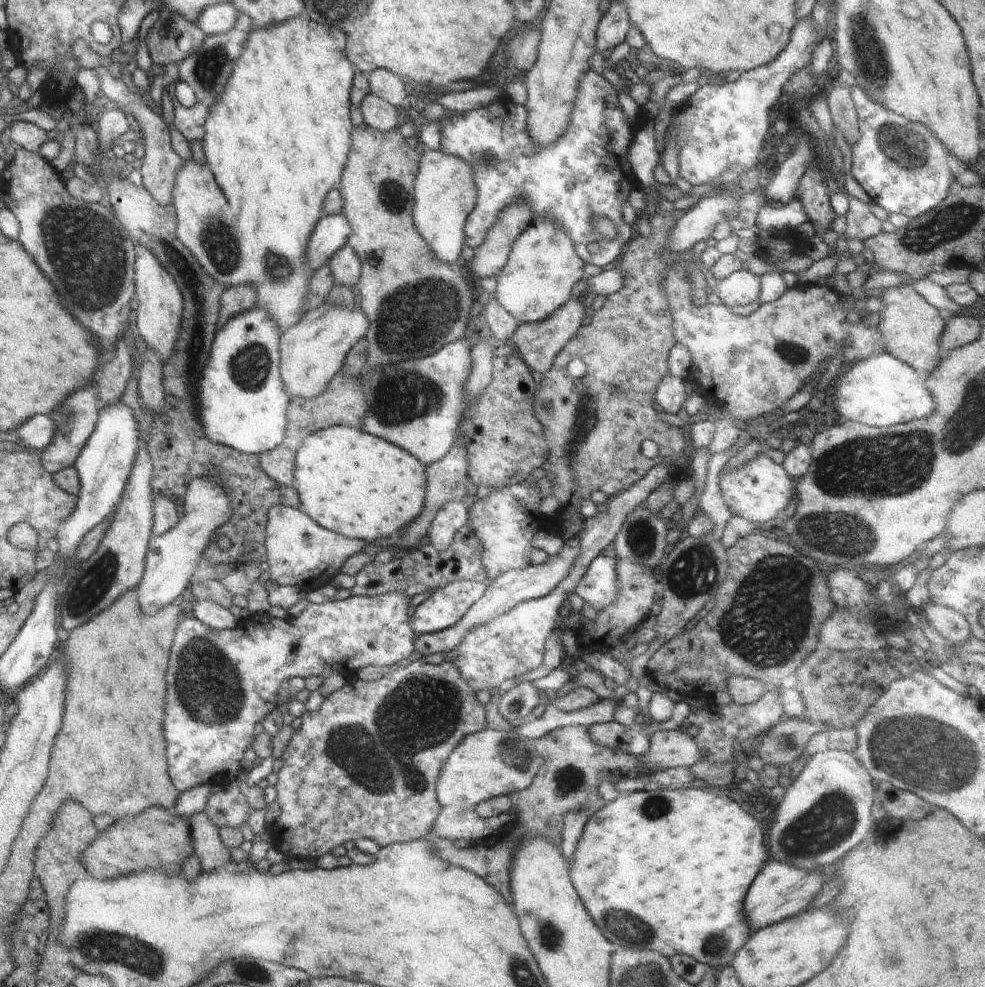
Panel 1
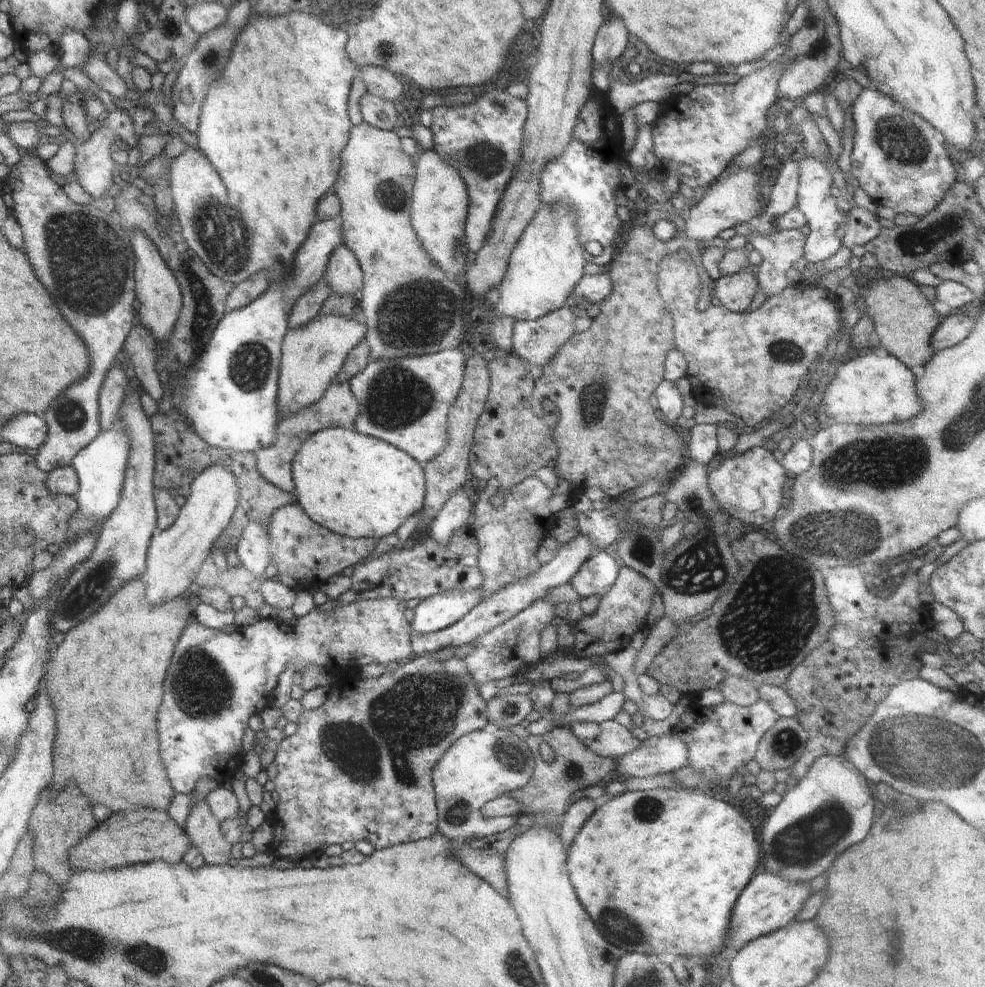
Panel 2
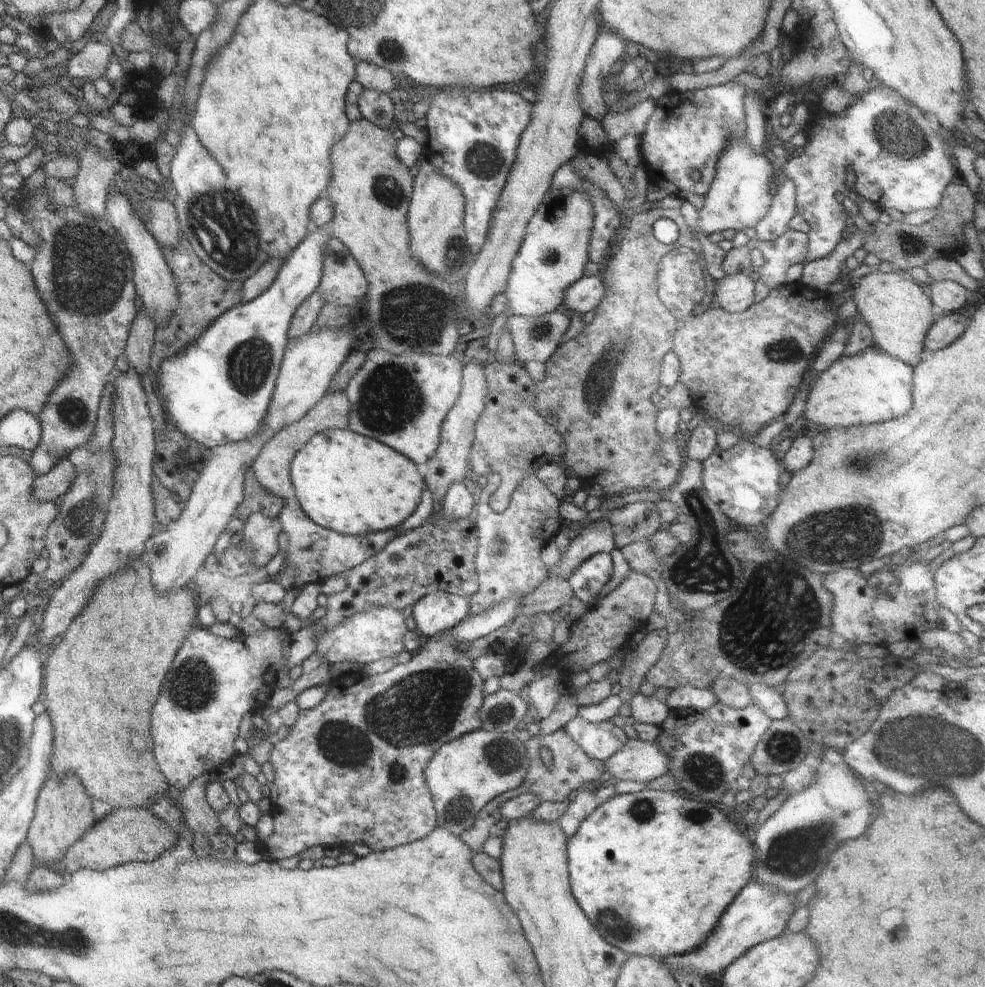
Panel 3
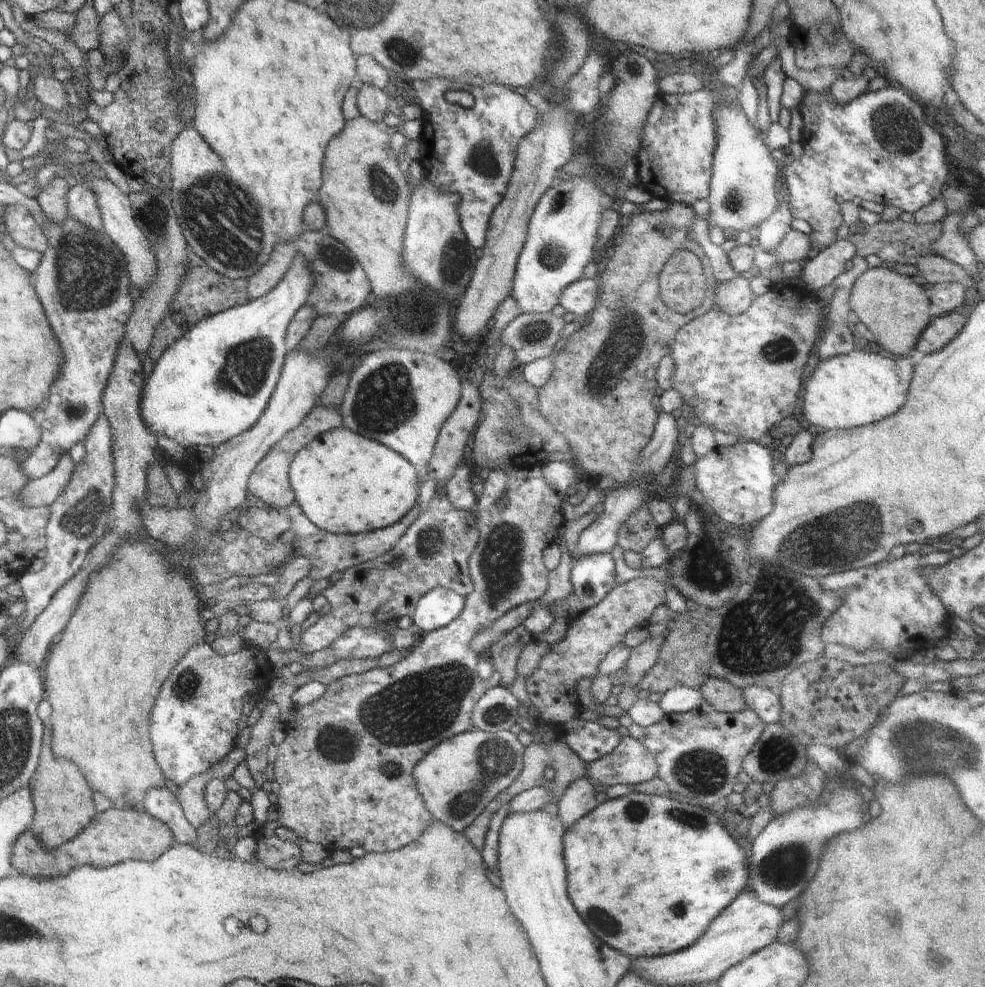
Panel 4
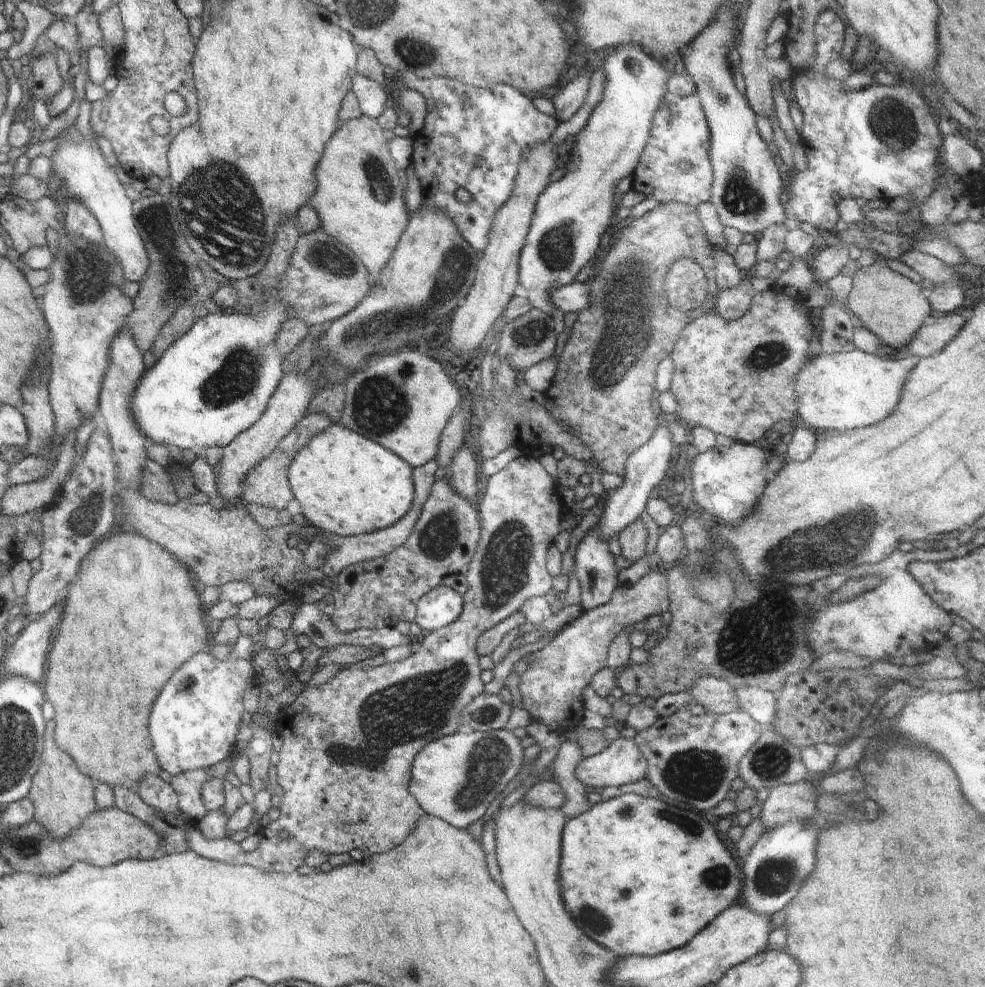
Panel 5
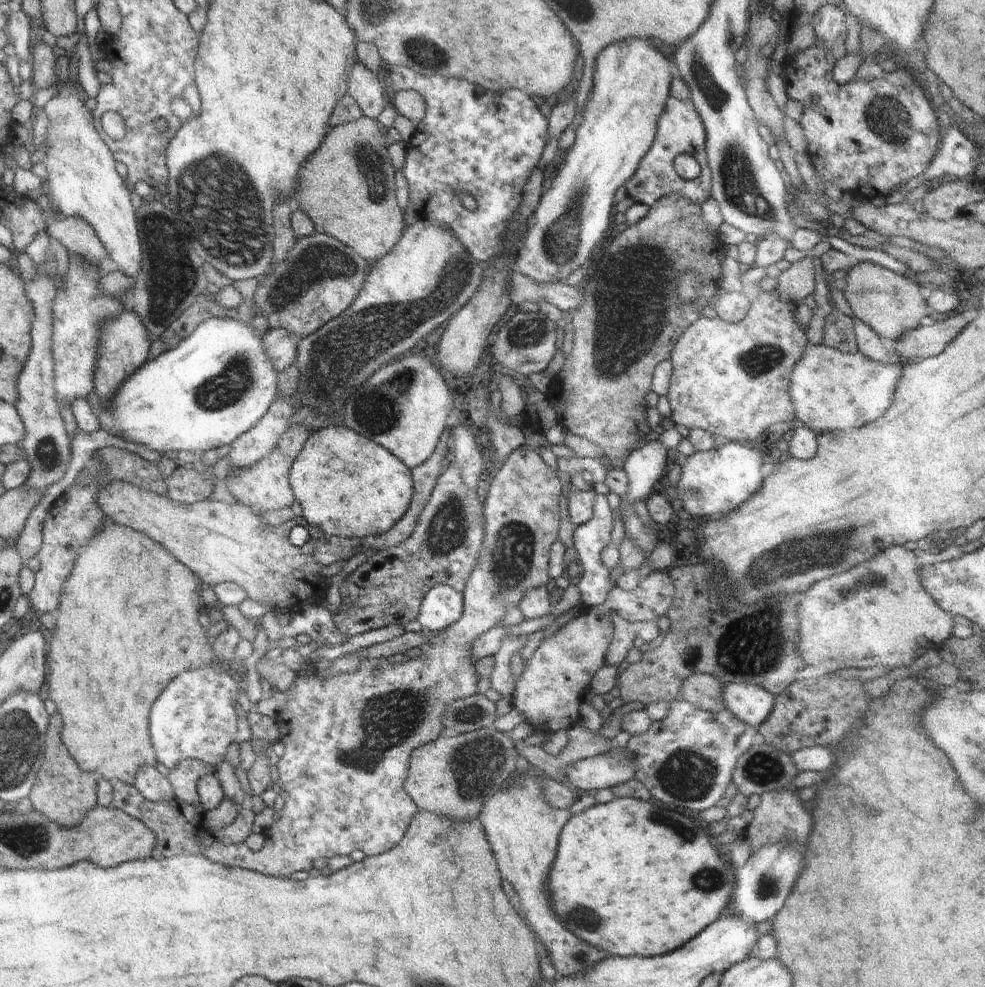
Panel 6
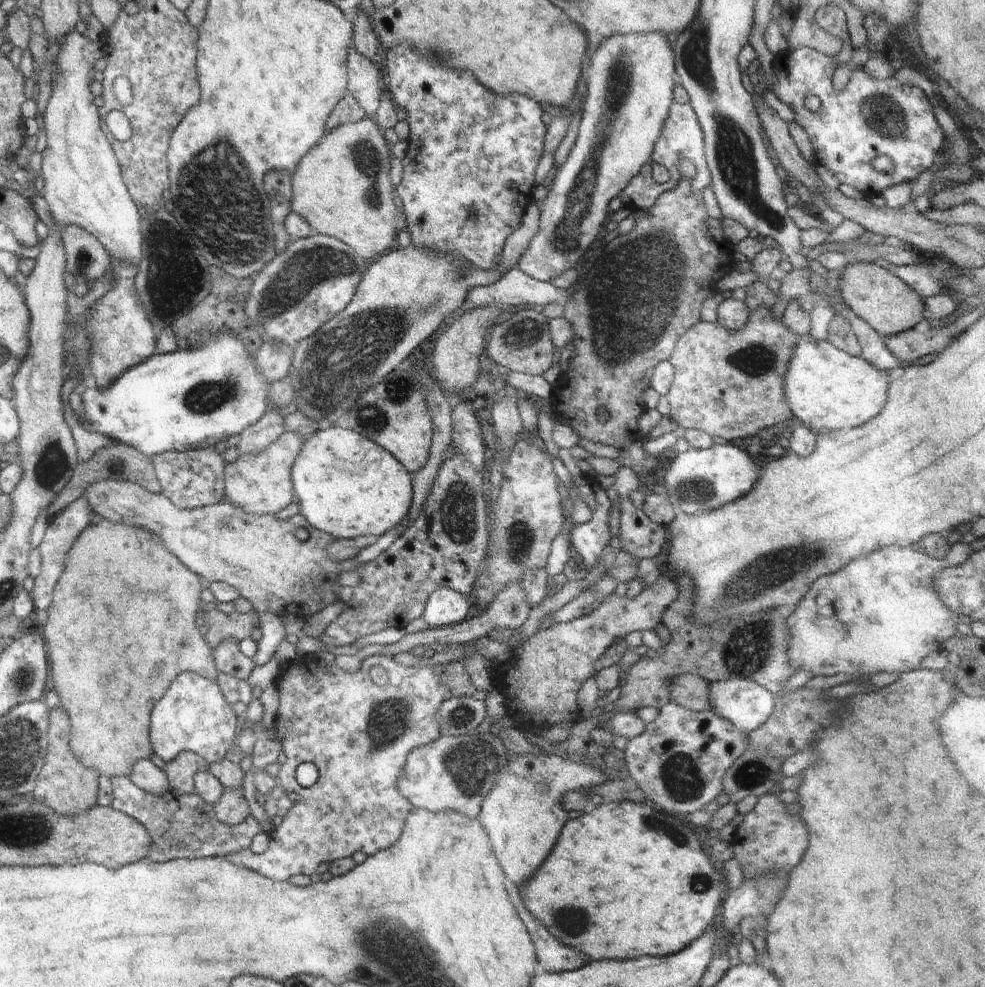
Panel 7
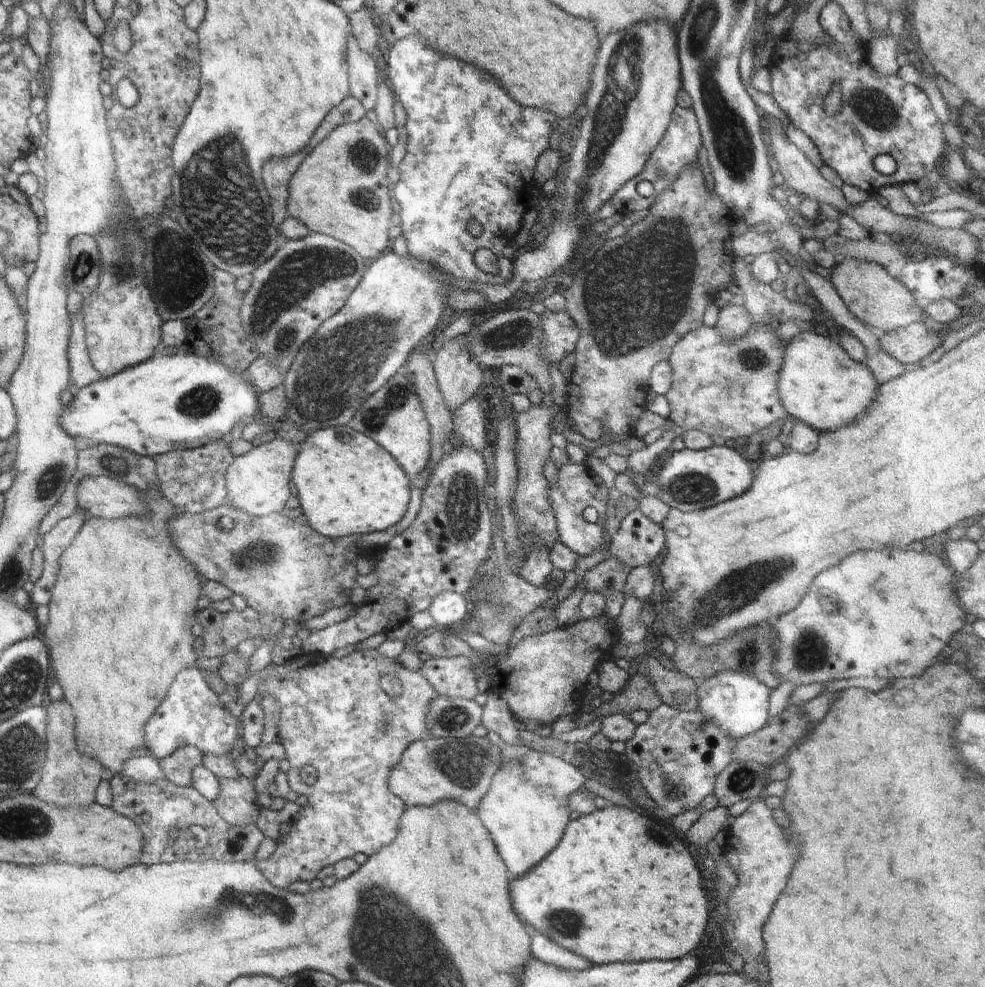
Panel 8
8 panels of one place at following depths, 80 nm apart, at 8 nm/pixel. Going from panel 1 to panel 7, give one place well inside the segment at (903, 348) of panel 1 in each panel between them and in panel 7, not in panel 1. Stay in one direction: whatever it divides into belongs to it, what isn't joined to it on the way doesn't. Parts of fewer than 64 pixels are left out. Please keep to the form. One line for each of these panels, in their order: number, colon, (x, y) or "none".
2: (904, 320)
3: (898, 310)
4: (896, 310)
5: (891, 306)
6: (891, 304)
7: (883, 300)

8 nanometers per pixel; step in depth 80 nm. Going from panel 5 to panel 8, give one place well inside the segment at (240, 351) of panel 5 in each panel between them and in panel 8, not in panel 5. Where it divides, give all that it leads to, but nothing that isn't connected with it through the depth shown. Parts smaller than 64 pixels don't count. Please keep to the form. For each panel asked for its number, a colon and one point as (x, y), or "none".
6: (218, 383)
7: (188, 399)
8: (183, 401)

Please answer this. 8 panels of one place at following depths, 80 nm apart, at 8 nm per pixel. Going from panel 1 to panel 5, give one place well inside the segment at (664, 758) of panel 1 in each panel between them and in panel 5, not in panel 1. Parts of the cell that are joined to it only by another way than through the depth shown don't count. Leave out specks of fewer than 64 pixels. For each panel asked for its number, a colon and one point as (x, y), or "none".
2: (654, 755)
3: (643, 761)
4: (630, 762)
5: (621, 762)

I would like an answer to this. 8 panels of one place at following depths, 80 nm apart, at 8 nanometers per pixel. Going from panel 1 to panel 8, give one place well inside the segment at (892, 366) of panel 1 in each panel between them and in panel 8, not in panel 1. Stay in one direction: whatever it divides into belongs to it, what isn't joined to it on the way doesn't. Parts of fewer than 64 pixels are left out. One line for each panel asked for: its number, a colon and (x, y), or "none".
2: (875, 388)
3: (873, 386)
4: (844, 391)
5: (834, 390)
6: (831, 390)
7: (824, 387)
8: (819, 384)

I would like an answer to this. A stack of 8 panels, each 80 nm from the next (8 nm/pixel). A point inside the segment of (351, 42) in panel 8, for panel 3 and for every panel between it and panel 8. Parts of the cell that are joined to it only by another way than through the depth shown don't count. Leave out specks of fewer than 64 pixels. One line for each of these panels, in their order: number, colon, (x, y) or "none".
3: (375, 106)
4: (373, 103)
5: (370, 95)
6: (364, 85)
7: (365, 83)

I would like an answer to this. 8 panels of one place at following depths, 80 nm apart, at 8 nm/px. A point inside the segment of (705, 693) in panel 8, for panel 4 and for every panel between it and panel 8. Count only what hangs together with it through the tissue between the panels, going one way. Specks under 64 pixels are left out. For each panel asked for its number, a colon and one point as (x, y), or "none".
4: (765, 701)
5: (760, 703)
6: (751, 703)
7: (747, 705)

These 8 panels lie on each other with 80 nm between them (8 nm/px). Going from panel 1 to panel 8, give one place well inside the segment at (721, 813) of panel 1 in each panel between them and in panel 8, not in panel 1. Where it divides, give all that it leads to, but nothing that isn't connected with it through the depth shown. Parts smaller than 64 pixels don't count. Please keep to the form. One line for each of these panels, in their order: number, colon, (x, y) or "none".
2: (664, 864)
3: (647, 864)
4: (689, 868)
5: (642, 876)
6: (630, 876)
7: (640, 885)
8: (596, 896)

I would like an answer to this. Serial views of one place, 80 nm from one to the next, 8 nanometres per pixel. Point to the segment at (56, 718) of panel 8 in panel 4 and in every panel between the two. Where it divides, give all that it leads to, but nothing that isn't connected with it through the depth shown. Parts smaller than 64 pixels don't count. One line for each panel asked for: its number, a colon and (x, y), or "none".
4: (64, 805)
5: (64, 796)
6: (63, 792)
7: (66, 785)

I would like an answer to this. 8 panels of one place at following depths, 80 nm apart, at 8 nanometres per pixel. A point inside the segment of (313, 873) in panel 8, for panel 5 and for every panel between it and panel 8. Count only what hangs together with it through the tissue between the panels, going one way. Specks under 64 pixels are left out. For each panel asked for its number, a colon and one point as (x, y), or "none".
5: (348, 746)
6: (348, 738)
7: (360, 740)

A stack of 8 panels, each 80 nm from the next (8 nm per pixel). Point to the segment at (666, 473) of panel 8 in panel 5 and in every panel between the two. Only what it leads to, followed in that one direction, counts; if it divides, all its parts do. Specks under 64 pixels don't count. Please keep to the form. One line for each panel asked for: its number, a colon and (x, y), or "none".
5: (727, 481)
6: (712, 483)
7: (698, 480)

